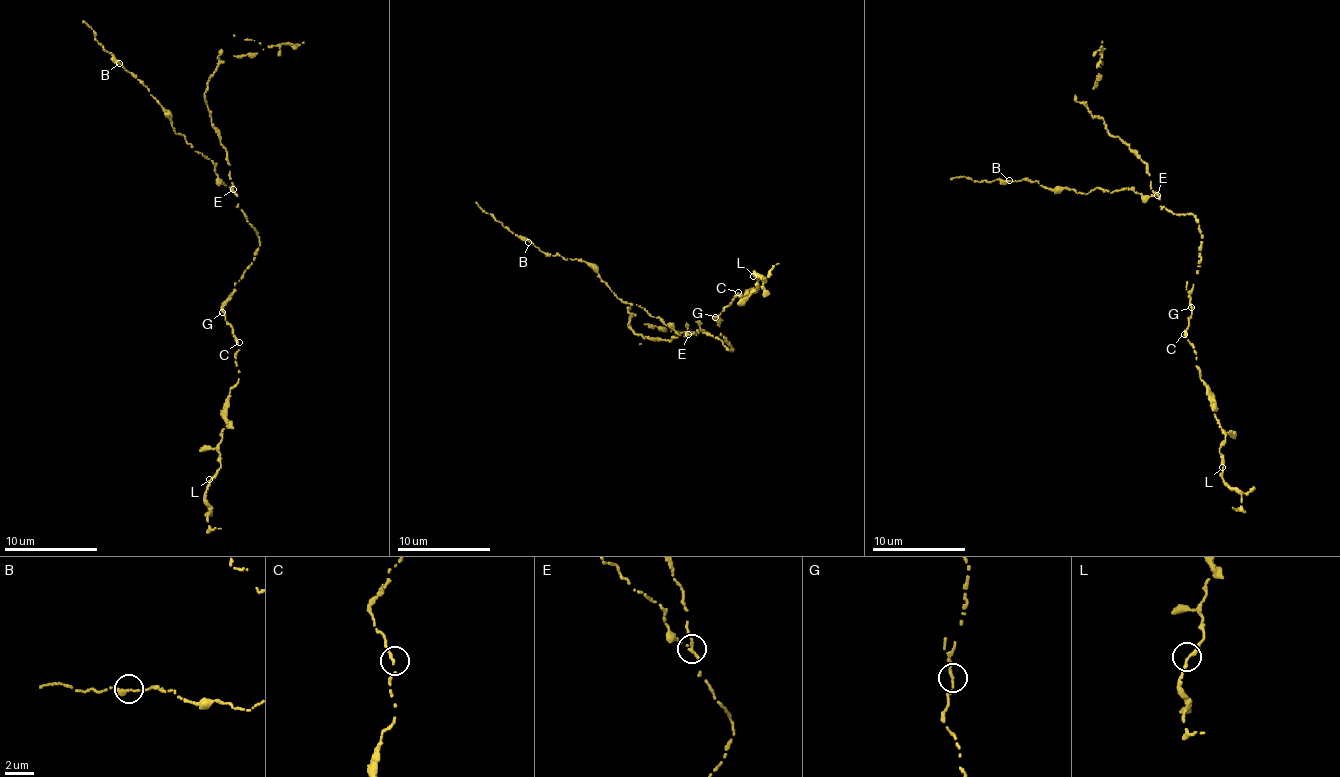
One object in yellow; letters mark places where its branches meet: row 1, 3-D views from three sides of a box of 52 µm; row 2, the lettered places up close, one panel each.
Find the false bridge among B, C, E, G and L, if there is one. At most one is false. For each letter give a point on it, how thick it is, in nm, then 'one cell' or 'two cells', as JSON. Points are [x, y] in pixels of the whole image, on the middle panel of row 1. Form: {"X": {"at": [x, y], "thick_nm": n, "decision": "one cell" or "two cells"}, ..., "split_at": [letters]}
{"B": {"at": [528, 242], "thick_nm": 220, "decision": "one cell"}, "C": {"at": [738, 292], "thick_nm": 190, "decision": "one cell"}, "E": {"at": [688, 334], "thick_nm": 200, "decision": "two cells"}, "G": {"at": [715, 317], "thick_nm": 200, "decision": "one cell"}, "L": {"at": [753, 276], "thick_nm": 240, "decision": "one cell"}, "split_at": ["E"]}

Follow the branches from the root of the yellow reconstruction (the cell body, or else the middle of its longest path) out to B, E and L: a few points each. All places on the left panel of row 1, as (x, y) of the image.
B: (256, 252), (259, 240), (237, 197), (219, 180), (210, 159), (174, 133), (170, 116), (119, 63)
E: (256, 252), (259, 240), (257, 232), (239, 207), (237, 194), (233, 190)
L: (256, 252), (222, 307), (238, 343), (238, 379), (229, 389), (220, 469), (209, 479)

